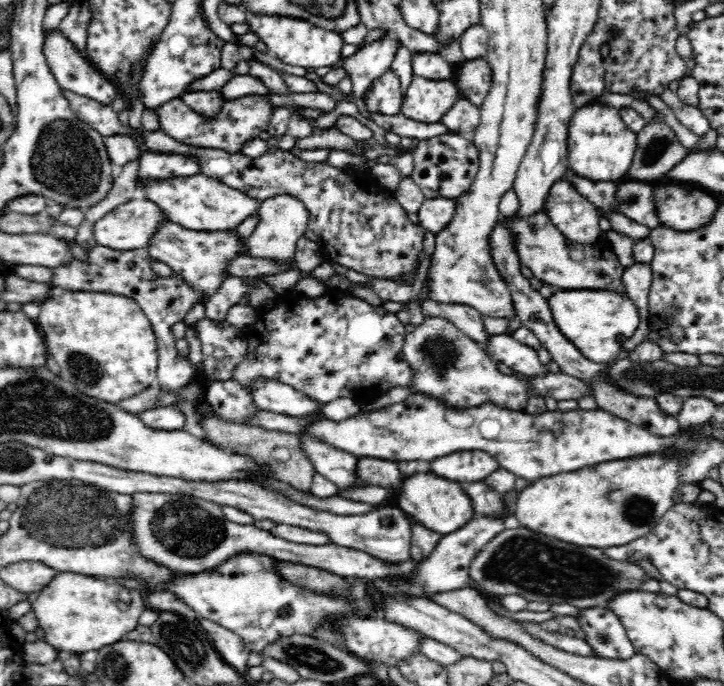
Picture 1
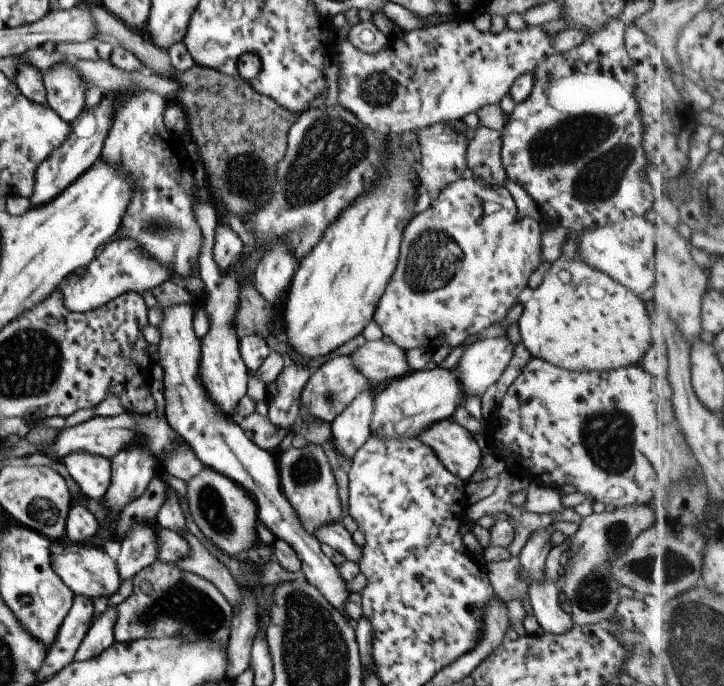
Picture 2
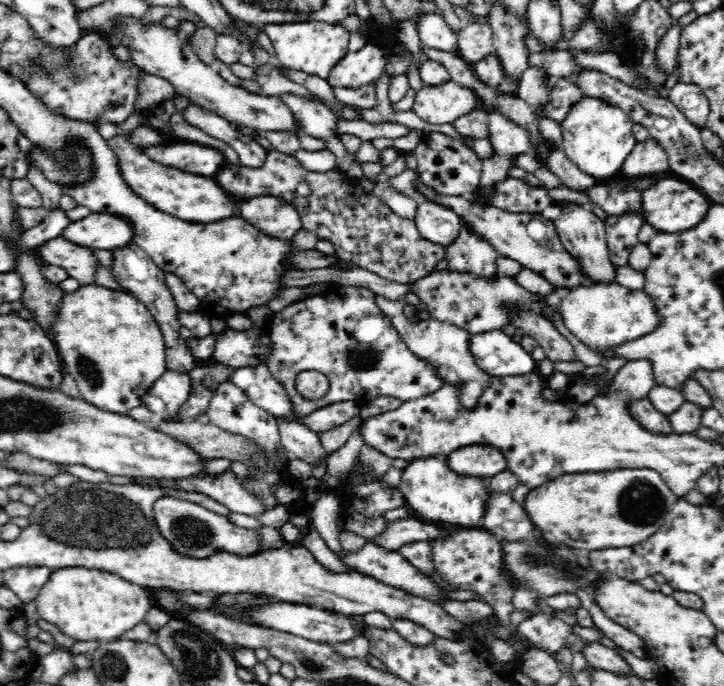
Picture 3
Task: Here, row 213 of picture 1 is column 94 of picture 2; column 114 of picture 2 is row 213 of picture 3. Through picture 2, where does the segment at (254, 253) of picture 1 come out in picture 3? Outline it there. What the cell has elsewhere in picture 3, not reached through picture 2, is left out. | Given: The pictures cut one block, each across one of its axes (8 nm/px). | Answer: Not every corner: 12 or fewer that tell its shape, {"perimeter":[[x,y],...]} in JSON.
{"perimeter":[[280,197],[240,200],[250,224],[274,238],[293,238],[303,226]]}

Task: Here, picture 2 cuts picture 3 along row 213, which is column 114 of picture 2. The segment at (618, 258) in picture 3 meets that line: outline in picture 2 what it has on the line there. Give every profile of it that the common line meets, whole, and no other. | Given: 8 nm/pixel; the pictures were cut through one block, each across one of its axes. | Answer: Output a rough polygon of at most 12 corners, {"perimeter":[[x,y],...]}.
{"perimeter":[[159,560],[115,606],[114,642],[179,636],[226,648],[232,606]]}

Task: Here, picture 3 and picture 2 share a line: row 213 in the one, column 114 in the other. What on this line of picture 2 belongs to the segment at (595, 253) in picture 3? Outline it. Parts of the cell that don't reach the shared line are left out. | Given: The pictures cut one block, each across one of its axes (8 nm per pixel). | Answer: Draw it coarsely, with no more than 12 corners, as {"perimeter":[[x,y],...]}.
{"perimeter":[[53,544],[50,565],[74,595],[109,598],[117,564],[95,544]]}

